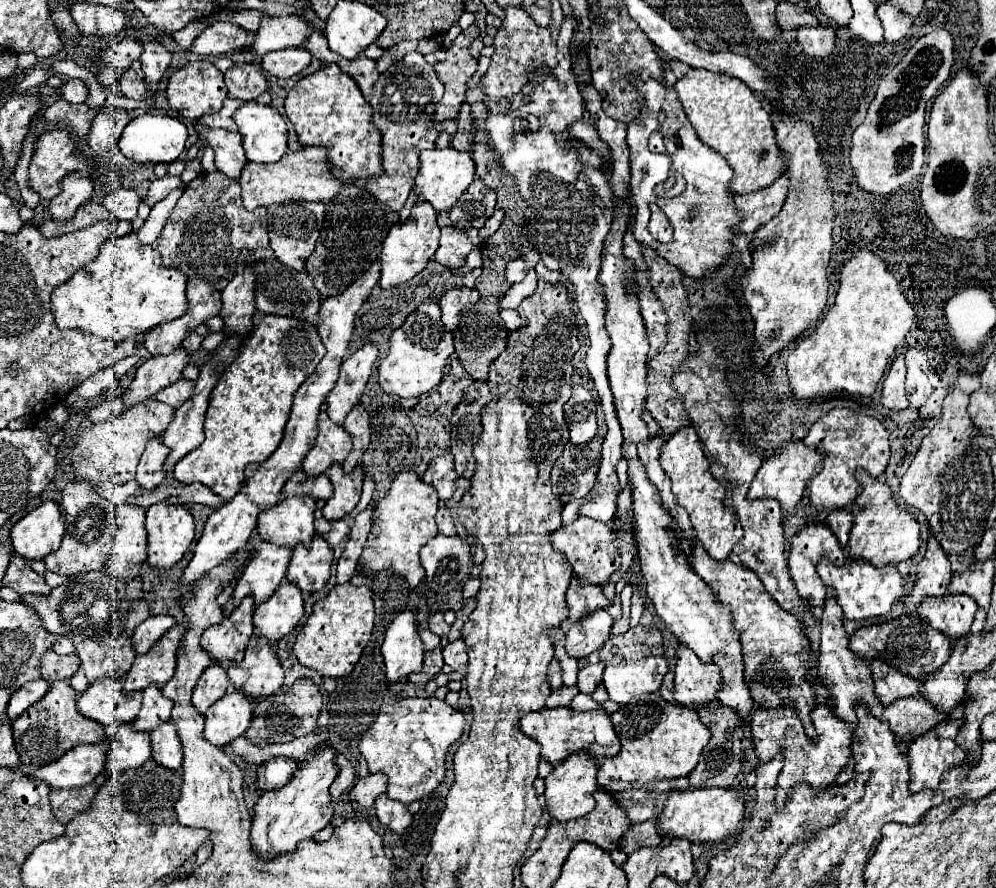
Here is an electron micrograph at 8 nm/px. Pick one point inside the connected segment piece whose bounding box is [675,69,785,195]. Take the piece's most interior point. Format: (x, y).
(726, 115)

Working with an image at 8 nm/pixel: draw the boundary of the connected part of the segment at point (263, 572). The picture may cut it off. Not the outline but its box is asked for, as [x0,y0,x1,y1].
[233,541,291,605]

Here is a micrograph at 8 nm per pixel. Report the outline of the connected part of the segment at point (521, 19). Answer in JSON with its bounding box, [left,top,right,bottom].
[481,7,558,99]

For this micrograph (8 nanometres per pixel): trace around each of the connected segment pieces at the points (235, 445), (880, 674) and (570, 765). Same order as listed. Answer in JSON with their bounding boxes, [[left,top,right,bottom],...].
[[173,311,325,501],[871,659,921,705],[545,753,597,821]]

